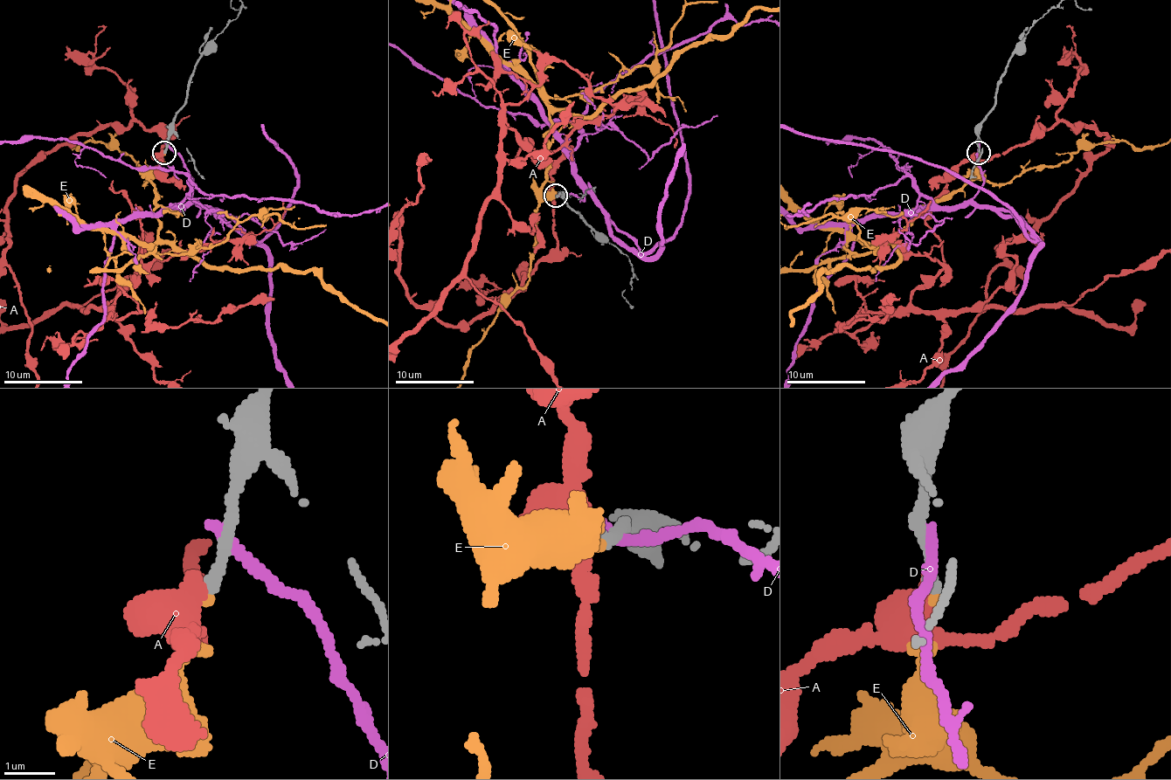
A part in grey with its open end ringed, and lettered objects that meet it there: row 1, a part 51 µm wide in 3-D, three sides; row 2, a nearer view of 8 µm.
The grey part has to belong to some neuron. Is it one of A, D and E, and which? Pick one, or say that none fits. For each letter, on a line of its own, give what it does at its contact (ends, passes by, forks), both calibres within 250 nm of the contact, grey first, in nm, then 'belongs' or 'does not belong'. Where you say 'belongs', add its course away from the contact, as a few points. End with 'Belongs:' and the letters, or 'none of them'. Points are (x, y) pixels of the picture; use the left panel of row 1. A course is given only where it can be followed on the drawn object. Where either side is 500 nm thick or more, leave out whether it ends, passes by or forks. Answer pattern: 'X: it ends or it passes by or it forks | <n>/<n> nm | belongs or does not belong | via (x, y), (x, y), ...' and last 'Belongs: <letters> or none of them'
A: 240/550 nm | does not belong
D: it ends | 320/280 nm | does not belong
E: it ends | 240/160 nm | belongs
Belongs: E

